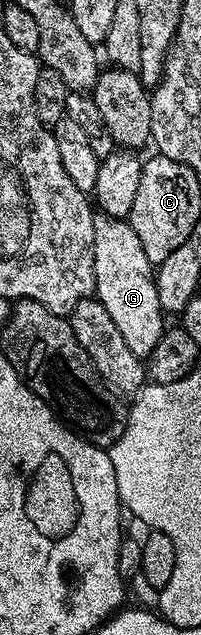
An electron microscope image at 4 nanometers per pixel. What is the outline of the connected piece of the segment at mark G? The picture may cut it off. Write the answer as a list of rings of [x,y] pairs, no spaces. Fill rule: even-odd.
[[[96,216],[93,267],[94,296],[105,307],[105,311],[109,311],[117,331],[121,331],[125,343],[129,343],[129,351],[141,359],[150,358],[153,347],[157,347],[165,332],[165,311],[157,295],[156,270],[149,263],[149,255],[145,255],[141,239],[137,239],[137,231],[133,231],[130,220]]]

